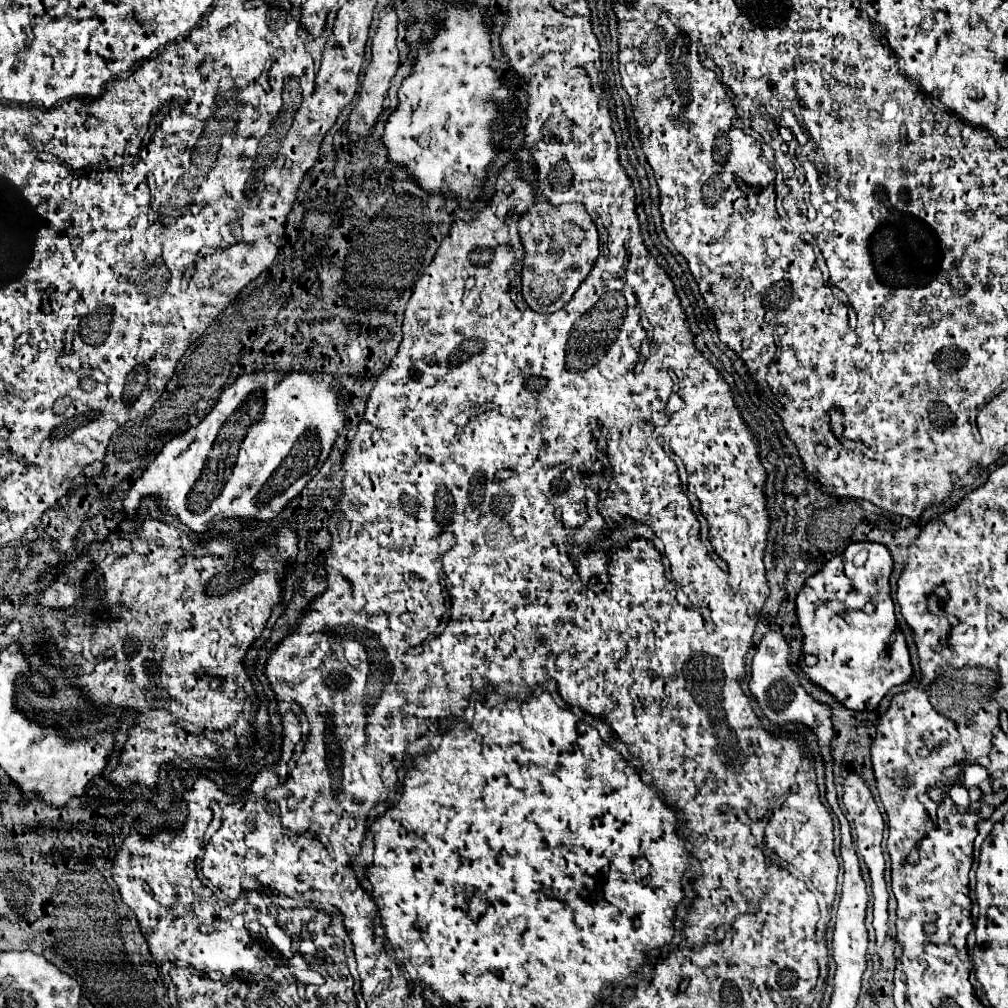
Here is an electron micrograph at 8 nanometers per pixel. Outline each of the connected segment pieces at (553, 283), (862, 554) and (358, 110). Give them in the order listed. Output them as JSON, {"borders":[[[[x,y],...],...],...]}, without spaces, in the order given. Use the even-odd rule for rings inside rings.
{"borders":[[[[545,200],[535,204],[535,222],[521,222],[521,242],[525,248],[521,292],[525,302],[539,314],[561,310],[585,280],[599,256],[597,228],[583,204],[553,206]]],[[[855,542],[843,554],[845,556],[831,558],[815,576],[805,582],[803,590],[797,594],[797,616],[803,630],[803,652],[815,654],[819,658],[815,666],[805,668],[805,674],[817,686],[831,692],[847,708],[875,710],[893,686],[901,686],[913,678],[905,632],[897,624],[895,606],[891,600],[889,578],[893,572],[893,556],[889,548],[879,542]]],[[[383,10],[379,16],[379,28],[377,34],[373,36],[373,46],[371,46],[371,62],[367,66],[367,74],[365,80],[361,84],[361,94],[359,94],[359,104],[355,106],[355,110],[349,116],[349,136],[351,140],[357,140],[357,136],[367,136],[369,130],[373,128],[377,116],[383,110],[383,100],[385,94],[389,90],[389,82],[399,66],[399,54],[397,54],[397,46],[395,46],[395,38],[397,38],[397,14],[393,10]]]]}

